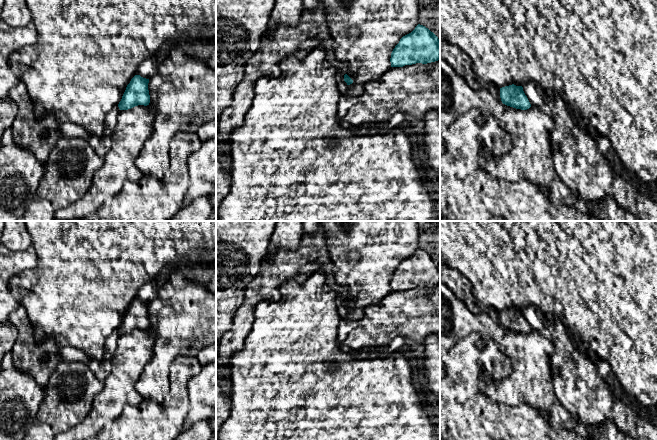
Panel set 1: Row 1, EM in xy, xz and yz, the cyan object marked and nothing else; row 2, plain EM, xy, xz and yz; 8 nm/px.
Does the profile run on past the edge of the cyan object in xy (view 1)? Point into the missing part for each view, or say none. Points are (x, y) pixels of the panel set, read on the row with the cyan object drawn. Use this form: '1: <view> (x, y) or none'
1: none

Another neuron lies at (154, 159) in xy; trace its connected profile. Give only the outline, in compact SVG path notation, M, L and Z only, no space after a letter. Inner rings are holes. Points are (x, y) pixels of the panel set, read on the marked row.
M182 41L169 46L159 62L157 73L149 79L148 106L156 112L156 116L153 132L136 158L136 165L143 175L163 177L170 165L170 140L179 132L196 133L203 124L216 118L216 70L207 60L187 55L181 46Z

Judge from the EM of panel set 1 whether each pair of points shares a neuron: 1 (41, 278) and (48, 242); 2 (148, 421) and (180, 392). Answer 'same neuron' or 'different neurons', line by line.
1: same neuron
2: same neuron

